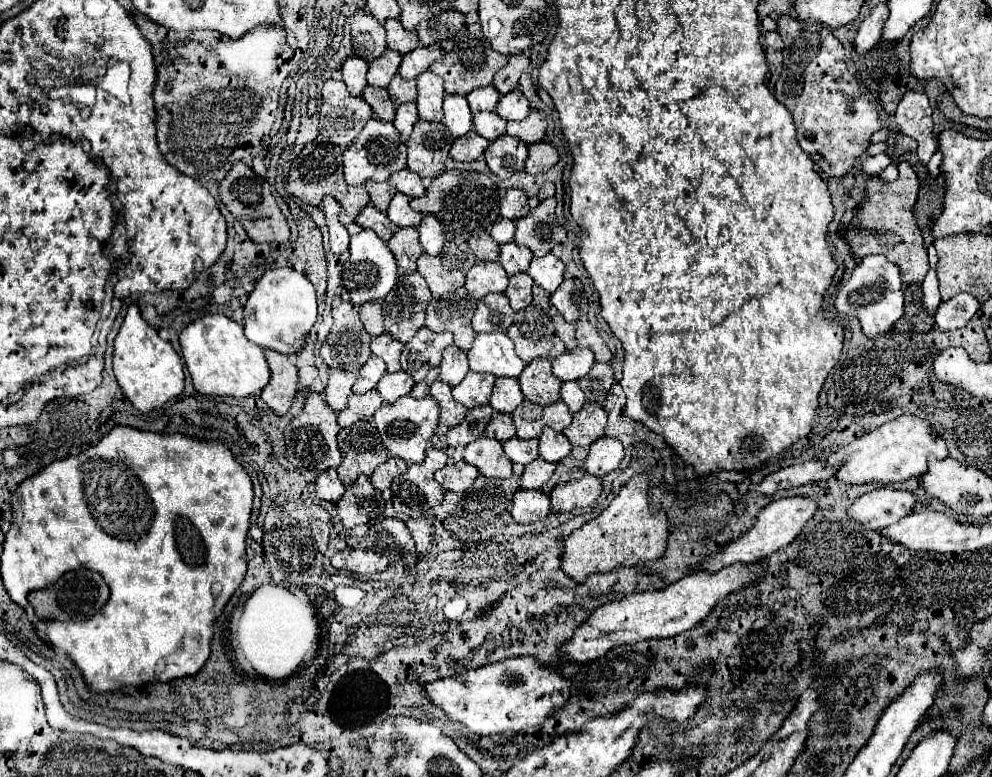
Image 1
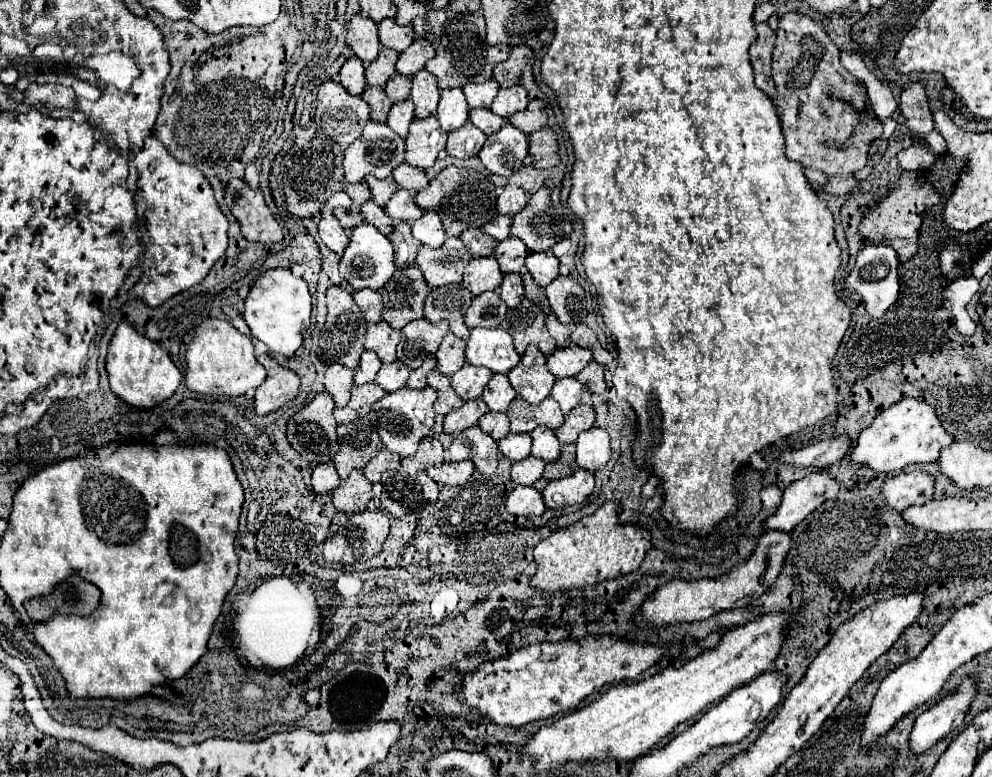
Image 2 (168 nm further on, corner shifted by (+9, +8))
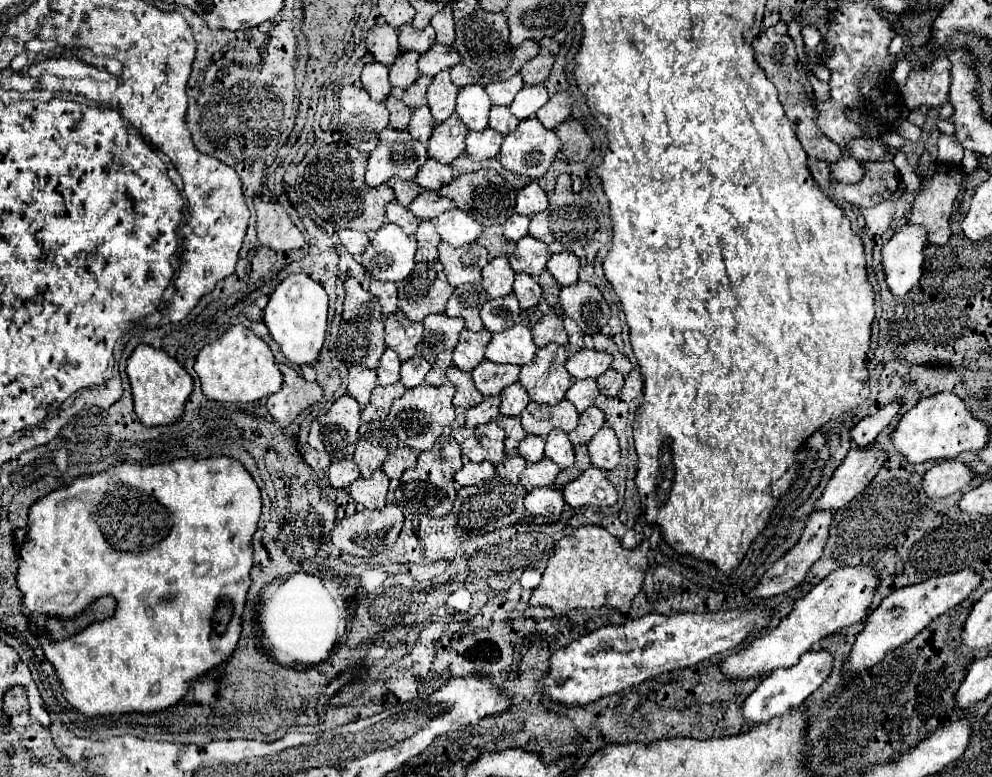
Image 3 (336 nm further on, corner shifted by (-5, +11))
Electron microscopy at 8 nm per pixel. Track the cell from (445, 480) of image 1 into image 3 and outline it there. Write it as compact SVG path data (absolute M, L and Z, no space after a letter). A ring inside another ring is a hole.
M478 462L478 464L464 464L456 474L454 482L458 486L476 486L484 480L488 480L494 474L494 468L490 462Z

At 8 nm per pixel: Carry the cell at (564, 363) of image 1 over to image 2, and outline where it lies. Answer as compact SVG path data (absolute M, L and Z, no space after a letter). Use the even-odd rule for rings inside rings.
M570 345L566 349L556 349L550 357L548 357L548 369L556 379L562 377L574 377L576 373L580 373L588 363L592 361L592 353L590 349L582 349L576 345Z

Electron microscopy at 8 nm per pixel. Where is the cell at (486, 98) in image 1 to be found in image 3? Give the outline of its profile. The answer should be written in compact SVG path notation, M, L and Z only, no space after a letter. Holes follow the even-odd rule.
M514 74L512 78L504 80L504 82L494 82L494 84L488 84L486 86L486 94L490 96L490 102L494 106L510 106L510 102L514 100L516 92L524 86L522 82L522 76L520 74Z

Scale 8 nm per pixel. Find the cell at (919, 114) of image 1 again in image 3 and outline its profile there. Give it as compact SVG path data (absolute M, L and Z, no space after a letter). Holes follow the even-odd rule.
M940 58L932 68L910 72L906 86L902 88L902 100L906 108L914 110L920 106L928 106L930 110L938 110L948 102L950 90L950 60Z

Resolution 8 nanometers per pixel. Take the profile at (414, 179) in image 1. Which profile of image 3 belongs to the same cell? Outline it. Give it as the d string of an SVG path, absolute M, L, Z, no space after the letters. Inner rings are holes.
M428 158L416 174L416 182L424 190L440 190L450 180L452 180L452 166L444 166L432 158Z

